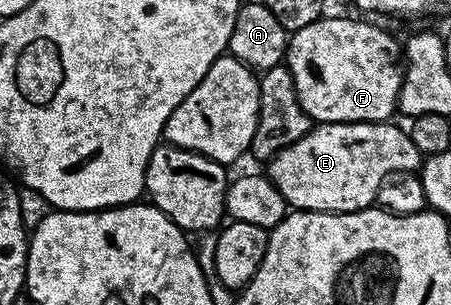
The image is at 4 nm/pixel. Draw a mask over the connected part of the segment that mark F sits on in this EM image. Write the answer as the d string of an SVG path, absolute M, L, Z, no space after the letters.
M321 17L302 29L291 32L286 66L294 77L298 101L317 124L321 123L382 123L393 118L400 82L404 80L402 43L388 31L363 23L360 19L327 19Z

